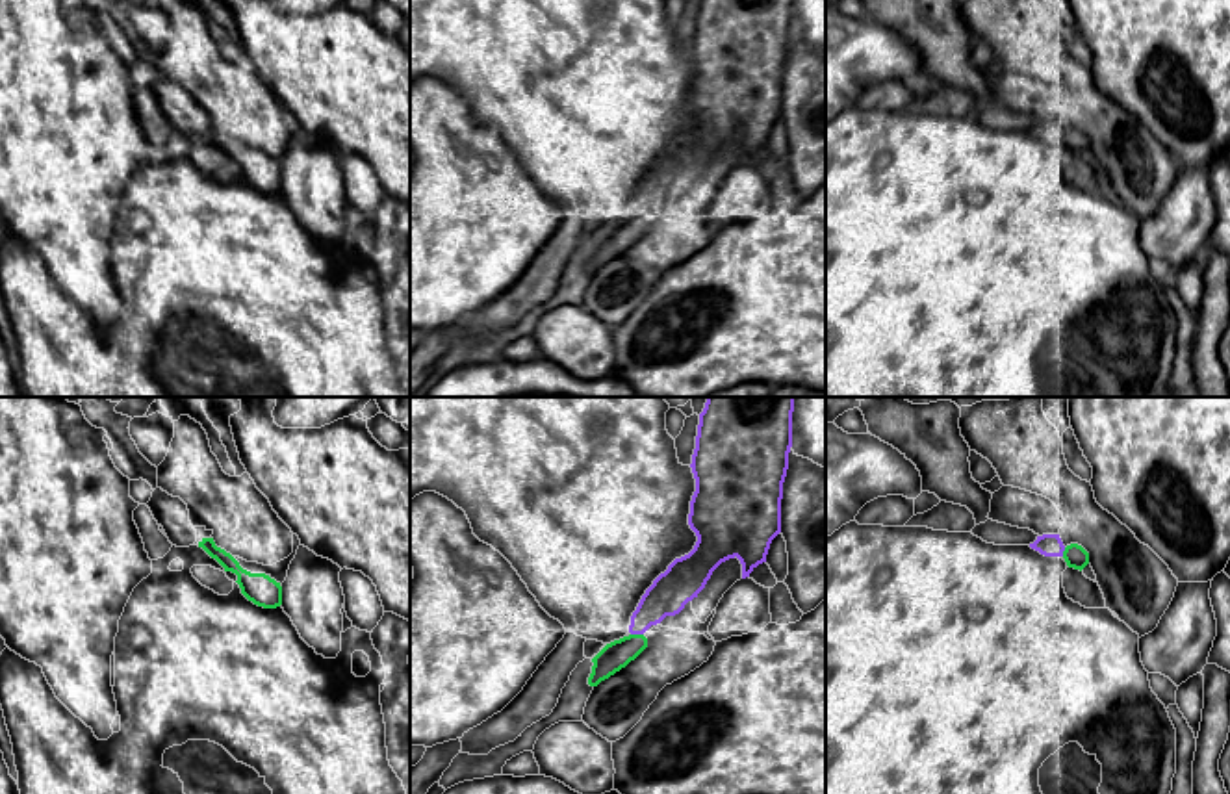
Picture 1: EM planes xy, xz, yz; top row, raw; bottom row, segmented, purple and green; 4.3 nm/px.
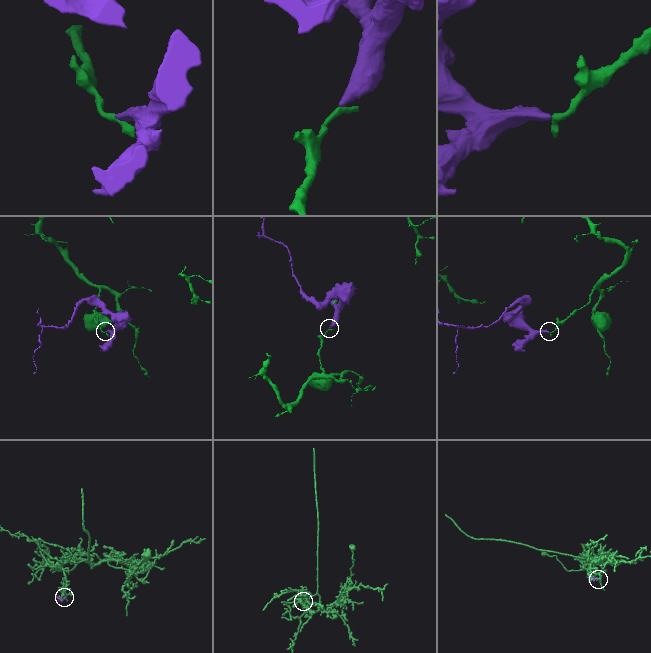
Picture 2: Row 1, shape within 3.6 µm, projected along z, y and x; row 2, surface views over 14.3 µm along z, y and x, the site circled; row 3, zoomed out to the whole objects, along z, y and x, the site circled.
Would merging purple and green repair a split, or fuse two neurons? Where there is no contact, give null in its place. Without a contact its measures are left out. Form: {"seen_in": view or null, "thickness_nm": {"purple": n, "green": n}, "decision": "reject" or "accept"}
{"seen_in": "xz", "thickness_nm": {"purple": 170, "green": 120}, "decision": "reject"}

